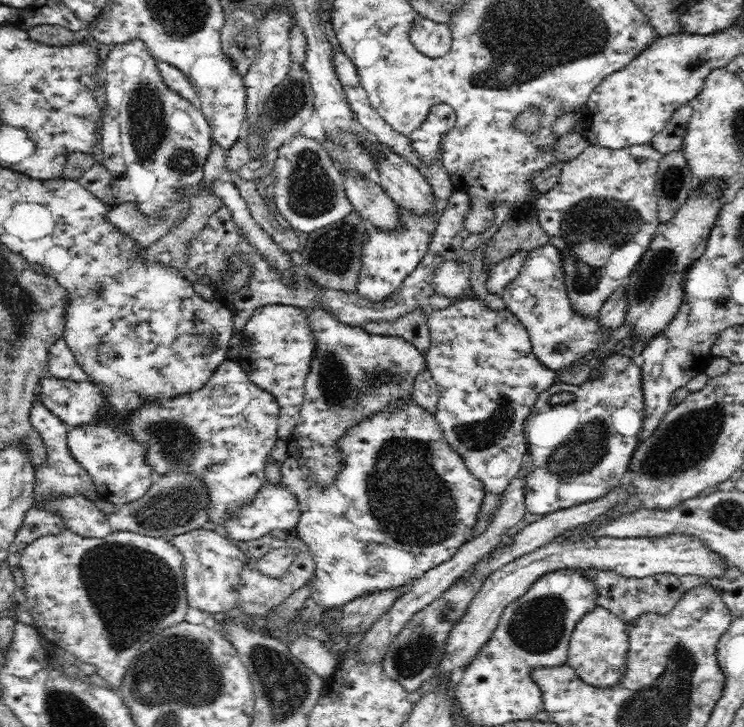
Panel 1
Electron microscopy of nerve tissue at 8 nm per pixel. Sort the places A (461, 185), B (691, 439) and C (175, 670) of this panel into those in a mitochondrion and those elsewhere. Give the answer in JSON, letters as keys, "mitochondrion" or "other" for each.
{"A":"other","B":"mitochondrion","C":"mitochondrion"}

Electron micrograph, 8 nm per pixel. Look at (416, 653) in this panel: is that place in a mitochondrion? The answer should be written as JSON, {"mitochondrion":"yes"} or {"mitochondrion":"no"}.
{"mitochondrion":"yes"}

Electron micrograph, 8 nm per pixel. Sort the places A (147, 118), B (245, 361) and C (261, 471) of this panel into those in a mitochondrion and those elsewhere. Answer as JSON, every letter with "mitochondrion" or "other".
{"A":"mitochondrion","B":"other","C":"other"}

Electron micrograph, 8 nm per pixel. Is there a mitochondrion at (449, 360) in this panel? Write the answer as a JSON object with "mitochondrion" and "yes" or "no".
{"mitochondrion":"no"}

